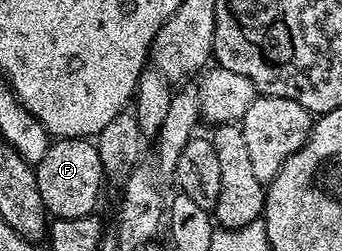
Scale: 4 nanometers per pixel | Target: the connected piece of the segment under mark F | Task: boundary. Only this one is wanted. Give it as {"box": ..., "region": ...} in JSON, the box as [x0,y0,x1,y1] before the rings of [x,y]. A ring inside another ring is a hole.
{"box":[35,138,106,220],"region":[[[57,138],[50,143],[49,149],[39,163],[35,165],[37,173],[37,189],[39,198],[43,198],[43,206],[50,217],[58,220],[83,218],[94,215],[93,207],[101,196],[101,180],[106,179],[103,162],[99,162],[99,150],[96,143],[89,138]]]}

